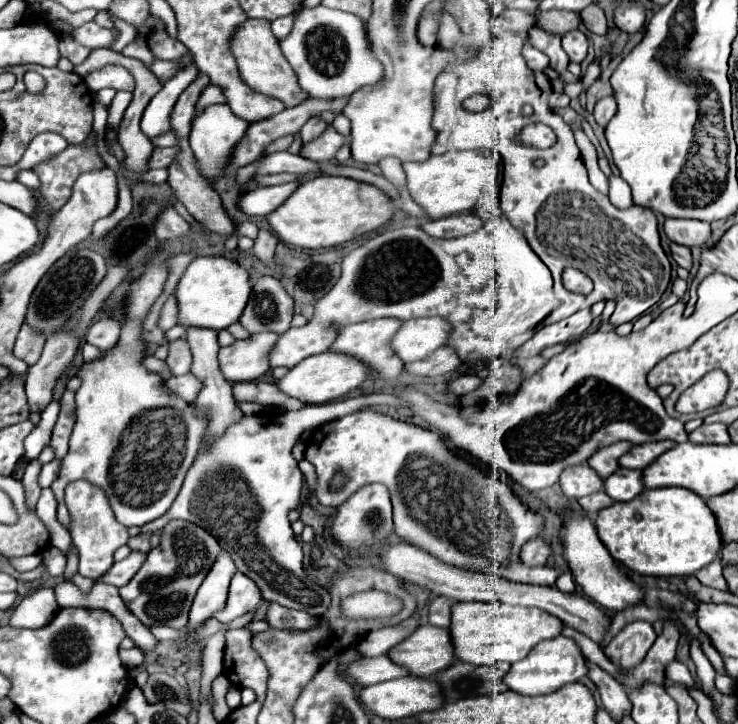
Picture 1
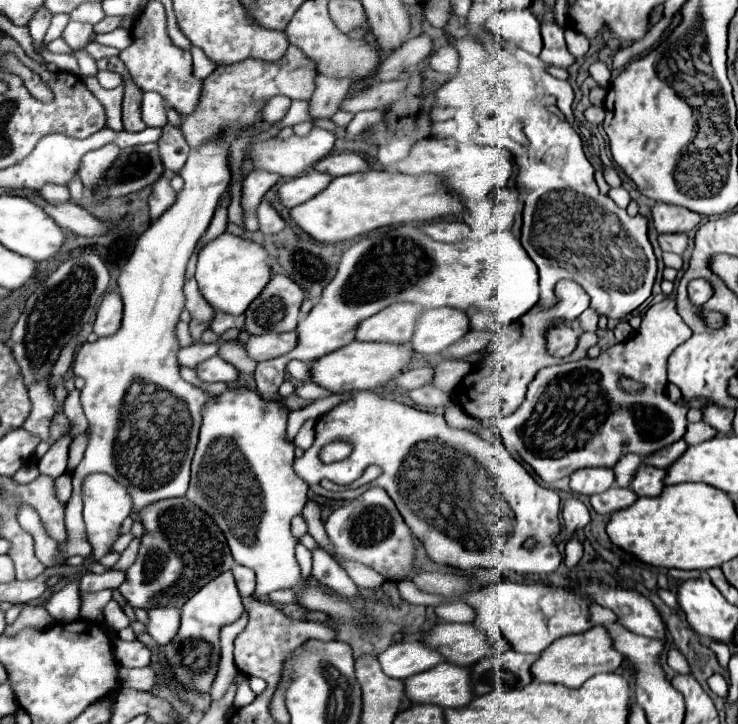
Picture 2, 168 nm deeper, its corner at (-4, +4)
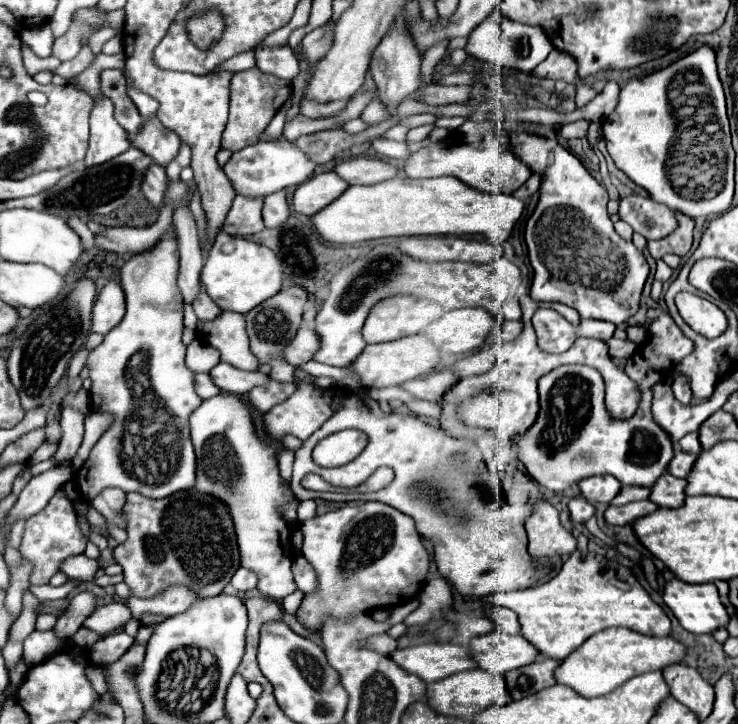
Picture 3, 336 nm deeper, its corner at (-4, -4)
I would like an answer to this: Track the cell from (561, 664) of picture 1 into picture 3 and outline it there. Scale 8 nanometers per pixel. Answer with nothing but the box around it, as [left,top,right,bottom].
[556,628,684,698]

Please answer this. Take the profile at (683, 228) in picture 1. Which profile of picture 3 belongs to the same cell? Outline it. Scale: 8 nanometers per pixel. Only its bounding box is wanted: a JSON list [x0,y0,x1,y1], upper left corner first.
[618,194,678,240]

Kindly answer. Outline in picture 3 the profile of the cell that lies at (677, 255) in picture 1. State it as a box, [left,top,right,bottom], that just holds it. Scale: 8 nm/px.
[648,212,694,260]

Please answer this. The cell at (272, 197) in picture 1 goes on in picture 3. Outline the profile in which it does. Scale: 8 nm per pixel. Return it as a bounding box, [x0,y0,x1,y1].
[292,172,350,216]

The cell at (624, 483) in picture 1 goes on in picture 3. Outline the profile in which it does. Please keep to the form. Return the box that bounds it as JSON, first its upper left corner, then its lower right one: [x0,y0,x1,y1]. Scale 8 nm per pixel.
[650,474,686,508]

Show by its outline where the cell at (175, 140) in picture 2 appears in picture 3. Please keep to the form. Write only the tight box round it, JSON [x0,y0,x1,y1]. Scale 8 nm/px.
[132,114,180,166]

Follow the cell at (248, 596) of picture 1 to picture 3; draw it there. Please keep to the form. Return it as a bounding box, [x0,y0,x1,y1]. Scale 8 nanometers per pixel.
[230,568,258,592]

